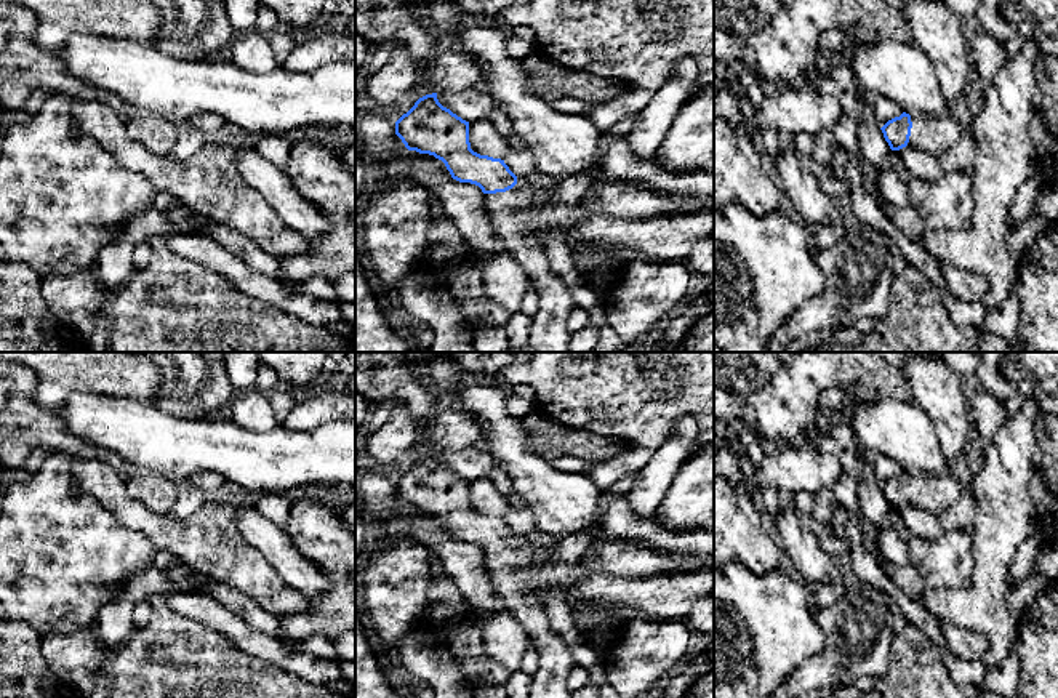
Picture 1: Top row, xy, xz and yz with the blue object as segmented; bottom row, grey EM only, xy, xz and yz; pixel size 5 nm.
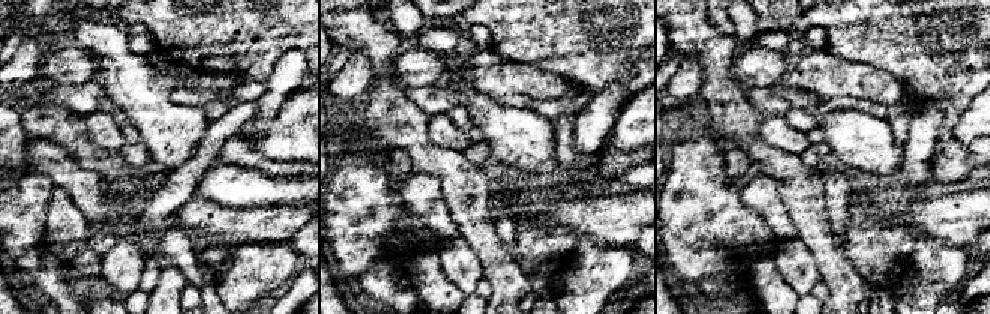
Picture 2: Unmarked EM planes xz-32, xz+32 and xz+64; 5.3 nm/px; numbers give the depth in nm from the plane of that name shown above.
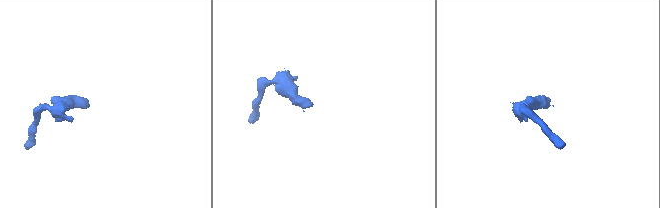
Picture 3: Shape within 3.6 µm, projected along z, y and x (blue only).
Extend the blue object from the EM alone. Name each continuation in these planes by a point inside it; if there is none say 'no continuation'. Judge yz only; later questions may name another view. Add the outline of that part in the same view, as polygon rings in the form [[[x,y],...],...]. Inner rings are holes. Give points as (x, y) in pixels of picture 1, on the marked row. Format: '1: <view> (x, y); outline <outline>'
1: yz (932, 135); outline [[[911,115],[912,128],[908,146],[938,155],[964,134],[972,134],[972,125],[948,117]]]

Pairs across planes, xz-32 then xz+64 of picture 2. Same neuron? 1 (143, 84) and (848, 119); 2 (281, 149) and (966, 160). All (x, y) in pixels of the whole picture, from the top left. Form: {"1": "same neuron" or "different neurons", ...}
{"1": "same neuron", "2": "different neurons"}

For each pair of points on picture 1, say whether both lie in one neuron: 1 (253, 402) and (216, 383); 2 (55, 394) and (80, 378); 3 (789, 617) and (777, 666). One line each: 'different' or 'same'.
1: different
2: same
3: same

